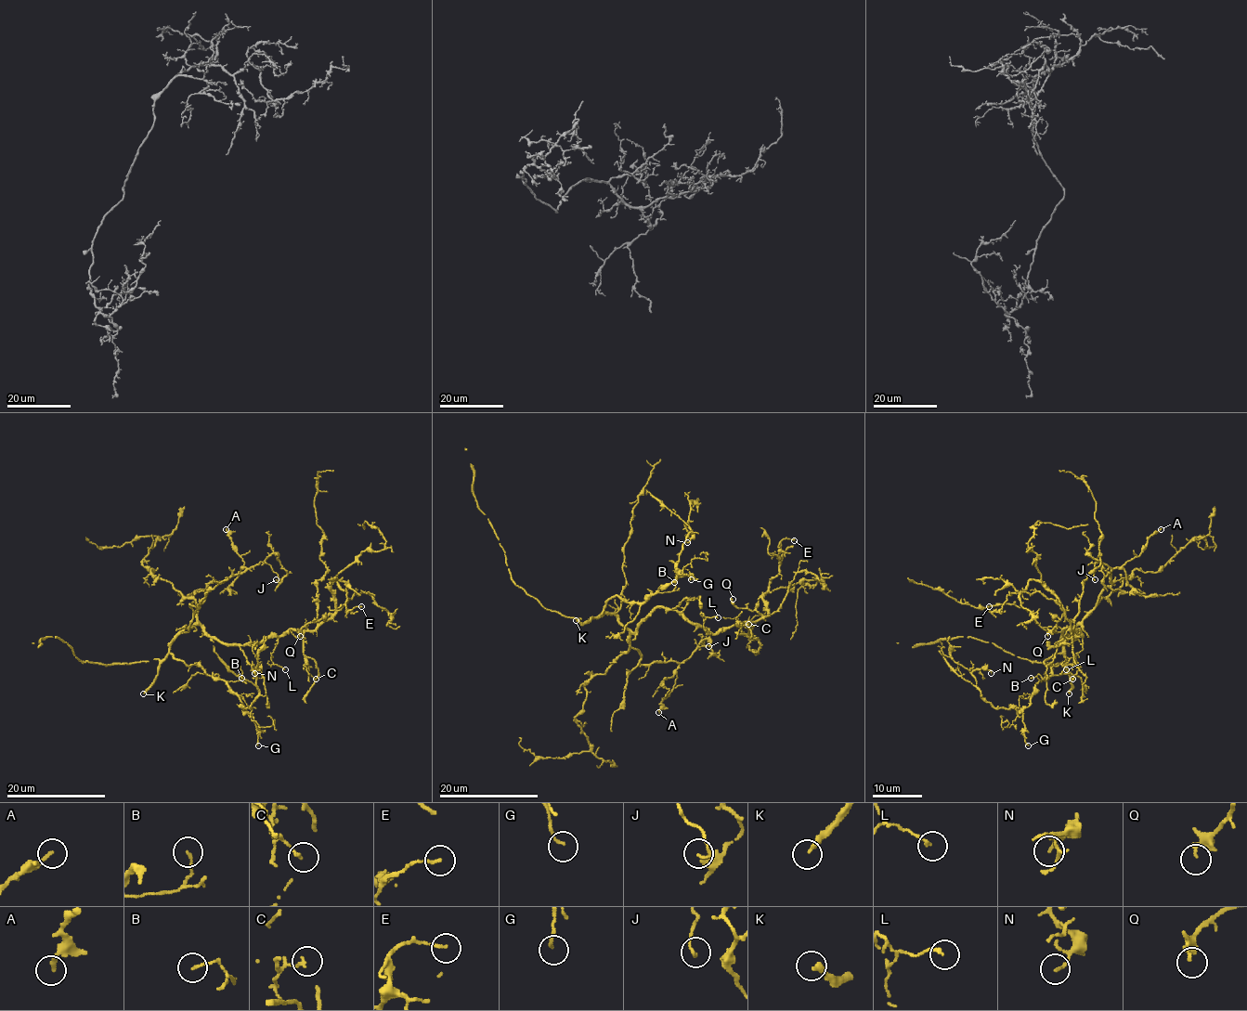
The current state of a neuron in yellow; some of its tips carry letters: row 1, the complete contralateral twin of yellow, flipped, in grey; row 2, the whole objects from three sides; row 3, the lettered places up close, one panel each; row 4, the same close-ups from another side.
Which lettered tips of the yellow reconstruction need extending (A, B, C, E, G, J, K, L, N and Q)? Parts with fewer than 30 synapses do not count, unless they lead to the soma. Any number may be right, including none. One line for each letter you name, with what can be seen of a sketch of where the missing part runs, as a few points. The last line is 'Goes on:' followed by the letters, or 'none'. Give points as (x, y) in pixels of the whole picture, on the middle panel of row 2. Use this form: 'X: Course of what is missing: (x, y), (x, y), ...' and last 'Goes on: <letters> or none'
K: Course of what is missing: (576, 620), (521, 667), (474, 601), (549, 594), (561, 571), (586, 588), (572, 608), (606, 594)
Goes on: K

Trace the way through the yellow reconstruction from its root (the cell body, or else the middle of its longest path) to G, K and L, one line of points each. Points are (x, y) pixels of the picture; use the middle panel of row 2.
G: (650, 614), (634, 632), (614, 614), (602, 614), (605, 602), (617, 595), (642, 602), (678, 575), (691, 579)
K: (650, 614), (634, 632), (628, 629), (614, 614), (602, 614), (587, 622), (576, 620)
L: (650, 614), (655, 608), (676, 609), (710, 633), (707, 633), (704, 620), (718, 617)

